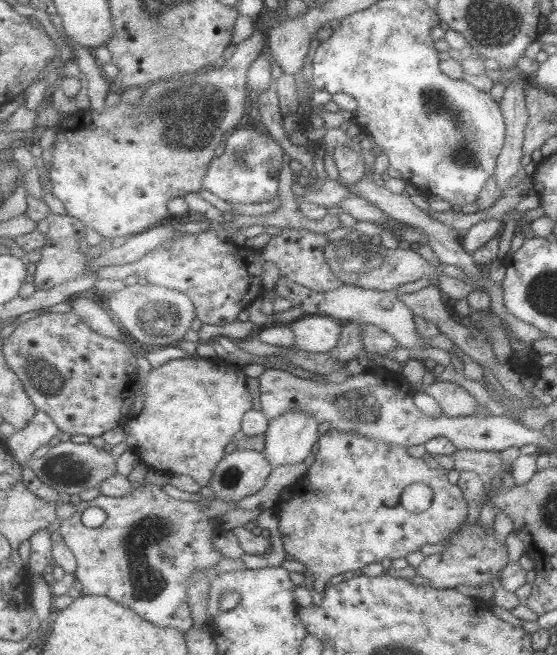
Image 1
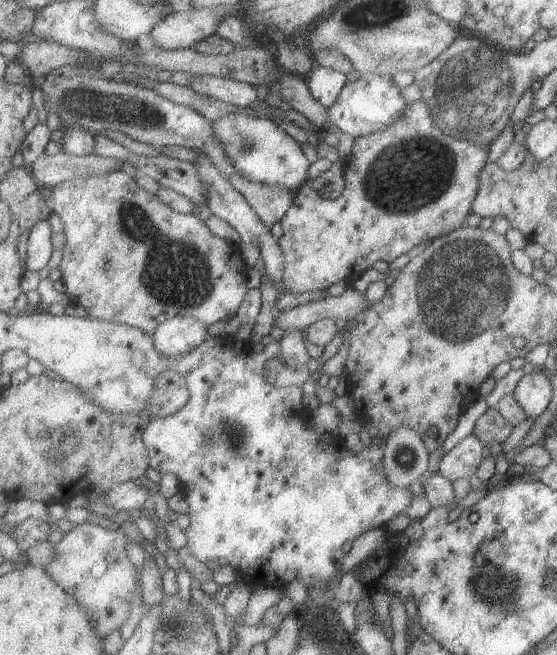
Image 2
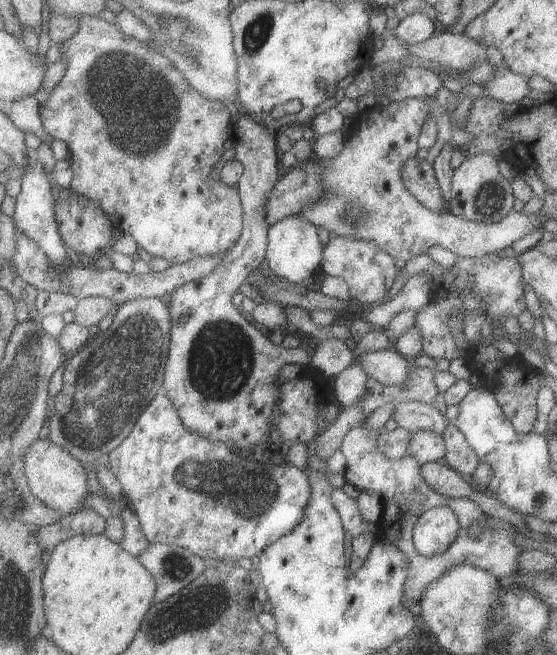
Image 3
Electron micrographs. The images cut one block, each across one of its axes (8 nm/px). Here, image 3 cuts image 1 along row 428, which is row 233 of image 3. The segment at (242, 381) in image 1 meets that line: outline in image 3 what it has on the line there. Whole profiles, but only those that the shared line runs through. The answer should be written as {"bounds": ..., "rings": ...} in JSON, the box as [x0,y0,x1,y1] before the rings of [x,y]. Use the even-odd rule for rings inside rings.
{"bounds":[41,15,244,265],"rings":[[[79,15],[71,16],[79,19],[80,27],[79,30],[69,39],[62,43],[60,47],[61,59],[64,59],[68,66],[65,74],[62,76],[62,79],[55,86],[52,94],[49,96],[48,100],[45,102],[45,106],[41,108],[41,115],[45,125],[45,128],[48,130],[48,133],[57,140],[62,140],[67,144],[67,148],[71,152],[71,161],[72,167],[74,170],[74,179],[72,182],[71,189],[78,193],[79,195],[86,196],[90,201],[96,201],[99,203],[99,206],[102,206],[102,209],[110,216],[114,226],[120,229],[122,232],[127,232],[133,236],[135,241],[139,243],[139,247],[146,250],[147,253],[151,254],[153,257],[158,256],[167,260],[169,265],[178,265],[181,263],[186,263],[187,261],[199,258],[199,257],[208,257],[211,255],[216,255],[217,253],[229,252],[229,248],[234,246],[235,243],[241,238],[242,232],[244,231],[244,204],[240,198],[239,187],[236,185],[232,187],[231,185],[226,185],[222,182],[220,177],[218,181],[211,180],[211,170],[213,166],[221,160],[221,156],[227,155],[227,149],[225,149],[225,142],[229,138],[233,138],[232,127],[233,123],[231,122],[231,114],[229,114],[228,108],[225,108],[225,104],[221,101],[214,101],[213,99],[208,99],[204,96],[203,93],[200,93],[191,83],[188,82],[188,78],[184,75],[184,72],[181,72],[180,68],[177,68],[177,65],[169,58],[166,57],[163,52],[157,52],[157,49],[153,45],[141,42],[139,39],[129,36],[118,24],[107,22],[107,20],[101,19],[99,17],[92,17],[89,15]]]}

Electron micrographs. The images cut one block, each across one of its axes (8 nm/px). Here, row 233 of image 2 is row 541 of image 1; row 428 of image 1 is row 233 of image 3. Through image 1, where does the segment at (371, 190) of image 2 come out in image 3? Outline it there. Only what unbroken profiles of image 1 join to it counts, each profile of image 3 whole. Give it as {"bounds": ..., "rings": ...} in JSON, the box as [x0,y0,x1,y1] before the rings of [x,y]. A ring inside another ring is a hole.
{"bounds":[321,233,400,306],"rings":[[[329,233],[329,238],[321,261],[323,272],[344,278],[349,283],[353,301],[375,306],[388,300],[388,292],[395,286],[395,278],[400,272],[395,266],[396,258],[373,241],[344,237],[337,233]]]}

